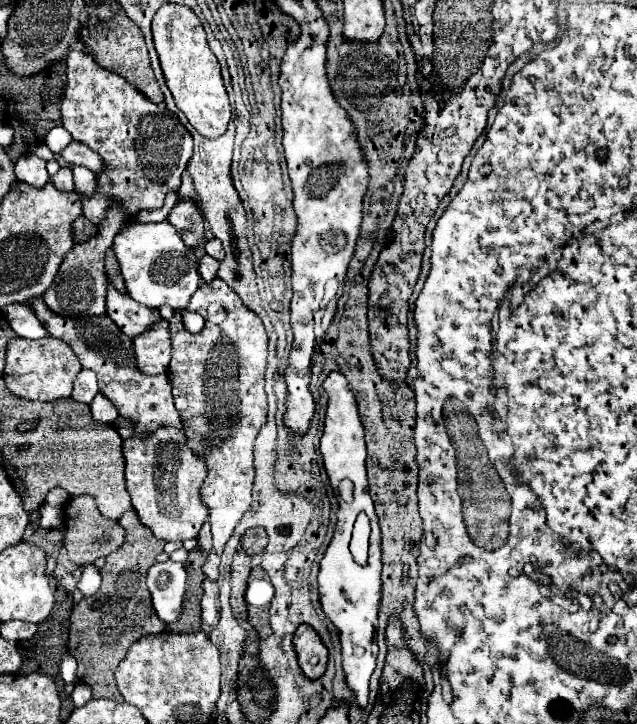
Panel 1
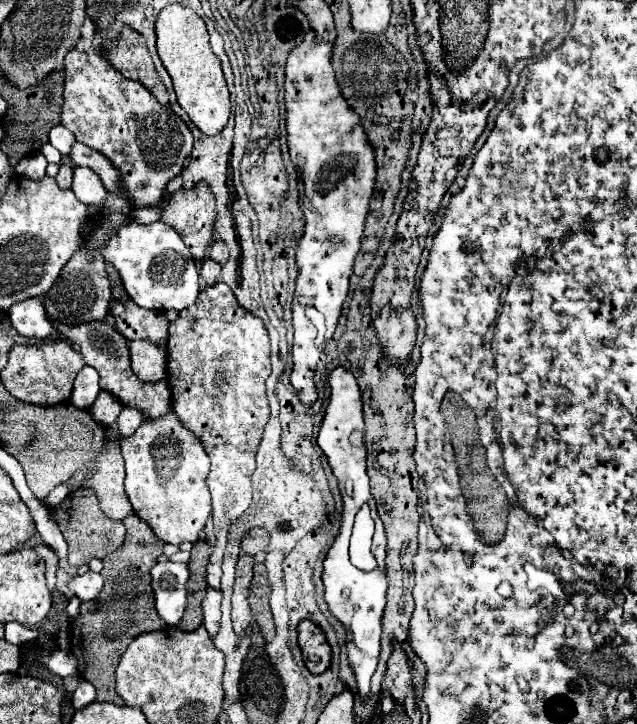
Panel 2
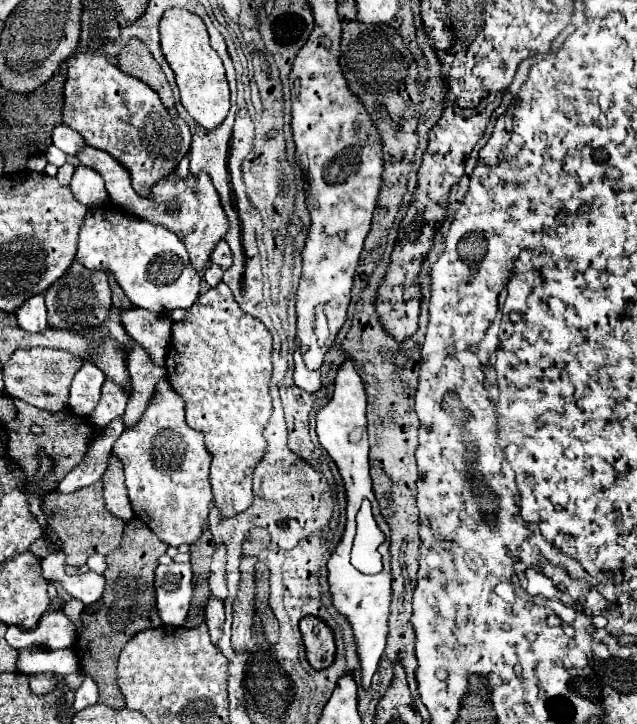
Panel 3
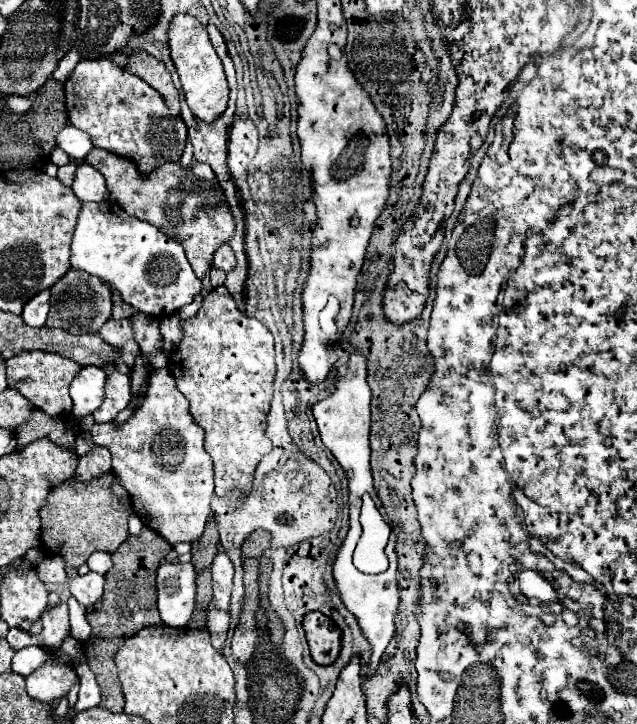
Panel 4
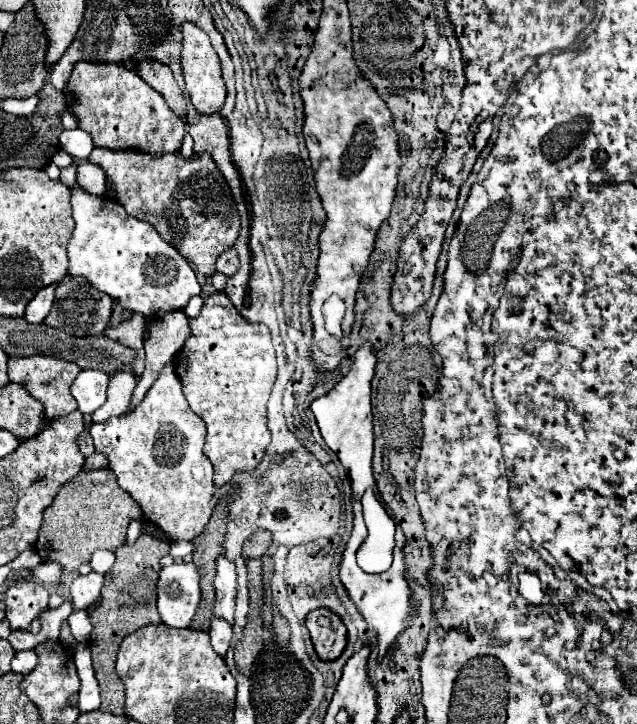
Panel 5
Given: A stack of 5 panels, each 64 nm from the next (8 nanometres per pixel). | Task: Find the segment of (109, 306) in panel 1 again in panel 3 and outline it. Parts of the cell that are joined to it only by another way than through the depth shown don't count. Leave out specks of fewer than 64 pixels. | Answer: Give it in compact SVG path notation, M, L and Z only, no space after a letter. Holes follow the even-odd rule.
M128 308L120 312L120 322L126 334L146 348L146 352L160 364L164 364L170 340L170 318L156 316L142 308Z

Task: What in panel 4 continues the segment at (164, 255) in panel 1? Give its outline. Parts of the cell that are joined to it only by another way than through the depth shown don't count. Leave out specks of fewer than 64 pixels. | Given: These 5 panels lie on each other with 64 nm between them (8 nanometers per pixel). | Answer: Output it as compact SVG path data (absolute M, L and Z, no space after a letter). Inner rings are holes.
M104 200L100 204L94 204L94 202L82 204L82 212L78 216L78 226L76 226L74 240L72 240L70 262L72 262L72 268L80 268L92 276L98 276L100 280L108 282L110 286L114 286L122 294L122 300L128 302L130 306L134 306L138 312L146 312L146 314L158 316L158 318L172 316L178 308L190 304L194 300L194 296L198 296L202 290L202 282L190 268L184 248L170 236L162 234L152 224L128 216L112 200Z

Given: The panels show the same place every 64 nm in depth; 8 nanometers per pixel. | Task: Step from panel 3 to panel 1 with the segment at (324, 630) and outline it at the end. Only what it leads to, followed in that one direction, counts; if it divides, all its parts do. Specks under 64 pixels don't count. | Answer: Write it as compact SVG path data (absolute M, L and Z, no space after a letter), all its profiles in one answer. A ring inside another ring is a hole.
M302 624L302 626L298 626L292 644L294 644L296 656L298 656L298 666L302 668L302 674L308 680L320 678L326 670L328 650L322 644L322 640L318 638L318 634L310 626Z

